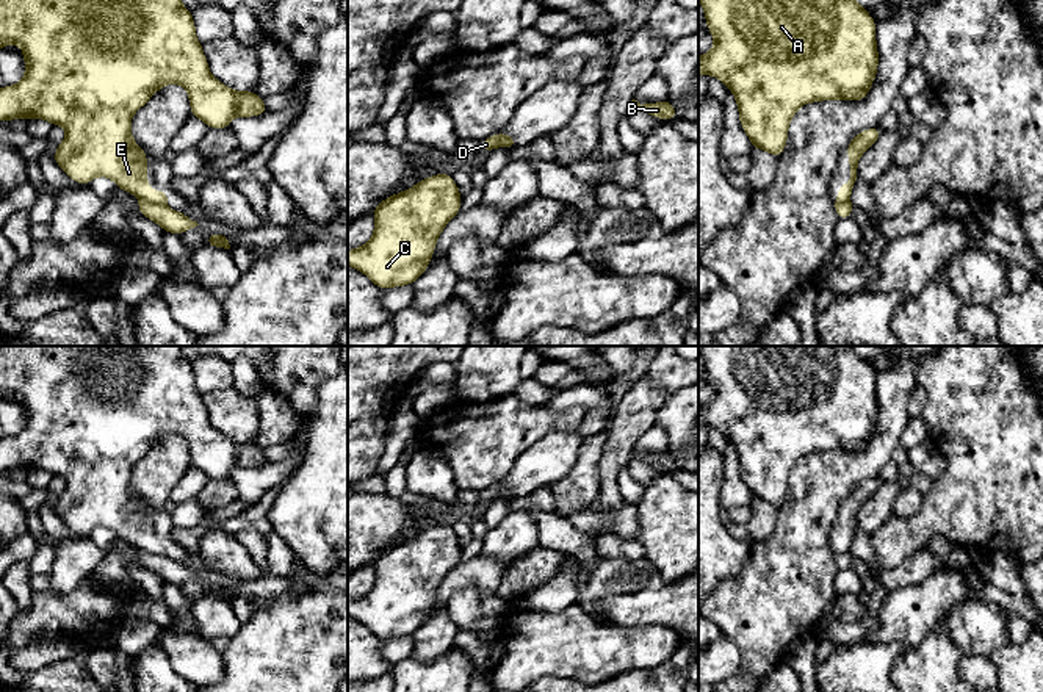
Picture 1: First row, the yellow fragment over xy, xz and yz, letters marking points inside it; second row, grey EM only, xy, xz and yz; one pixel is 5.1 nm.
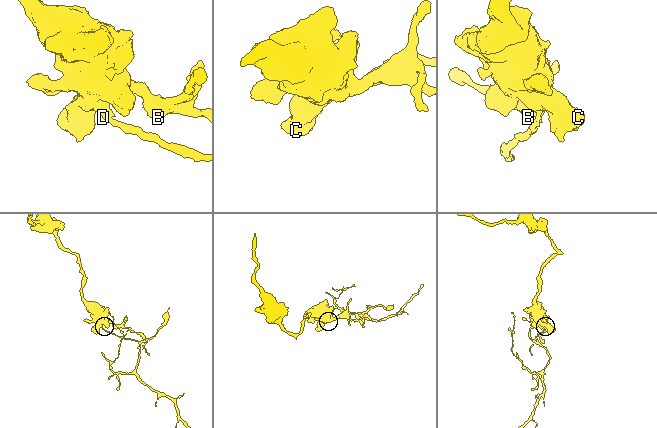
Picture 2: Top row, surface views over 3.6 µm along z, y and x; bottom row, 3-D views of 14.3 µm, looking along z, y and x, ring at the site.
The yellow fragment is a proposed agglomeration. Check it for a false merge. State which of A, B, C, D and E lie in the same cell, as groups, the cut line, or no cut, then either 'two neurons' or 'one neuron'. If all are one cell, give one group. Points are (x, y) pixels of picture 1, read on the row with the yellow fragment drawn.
A B C E / D | xy (141, 198), (155, 204) | two neurons

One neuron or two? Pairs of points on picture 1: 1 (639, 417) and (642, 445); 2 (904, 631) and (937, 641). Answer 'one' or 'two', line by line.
1: two
2: two

